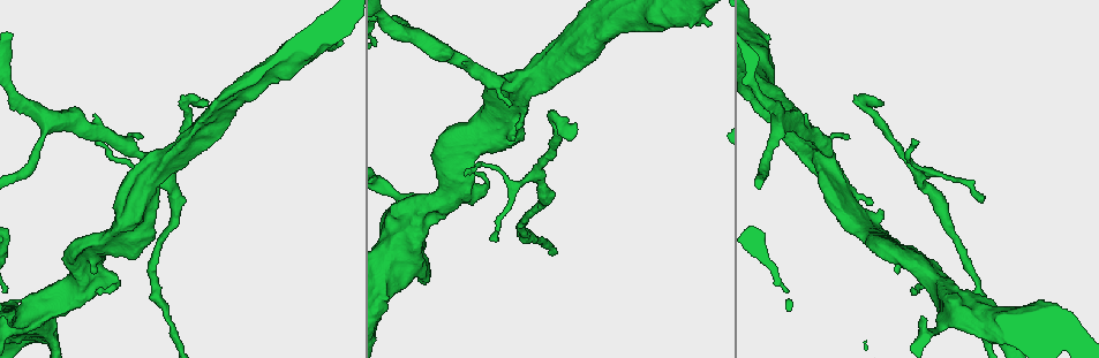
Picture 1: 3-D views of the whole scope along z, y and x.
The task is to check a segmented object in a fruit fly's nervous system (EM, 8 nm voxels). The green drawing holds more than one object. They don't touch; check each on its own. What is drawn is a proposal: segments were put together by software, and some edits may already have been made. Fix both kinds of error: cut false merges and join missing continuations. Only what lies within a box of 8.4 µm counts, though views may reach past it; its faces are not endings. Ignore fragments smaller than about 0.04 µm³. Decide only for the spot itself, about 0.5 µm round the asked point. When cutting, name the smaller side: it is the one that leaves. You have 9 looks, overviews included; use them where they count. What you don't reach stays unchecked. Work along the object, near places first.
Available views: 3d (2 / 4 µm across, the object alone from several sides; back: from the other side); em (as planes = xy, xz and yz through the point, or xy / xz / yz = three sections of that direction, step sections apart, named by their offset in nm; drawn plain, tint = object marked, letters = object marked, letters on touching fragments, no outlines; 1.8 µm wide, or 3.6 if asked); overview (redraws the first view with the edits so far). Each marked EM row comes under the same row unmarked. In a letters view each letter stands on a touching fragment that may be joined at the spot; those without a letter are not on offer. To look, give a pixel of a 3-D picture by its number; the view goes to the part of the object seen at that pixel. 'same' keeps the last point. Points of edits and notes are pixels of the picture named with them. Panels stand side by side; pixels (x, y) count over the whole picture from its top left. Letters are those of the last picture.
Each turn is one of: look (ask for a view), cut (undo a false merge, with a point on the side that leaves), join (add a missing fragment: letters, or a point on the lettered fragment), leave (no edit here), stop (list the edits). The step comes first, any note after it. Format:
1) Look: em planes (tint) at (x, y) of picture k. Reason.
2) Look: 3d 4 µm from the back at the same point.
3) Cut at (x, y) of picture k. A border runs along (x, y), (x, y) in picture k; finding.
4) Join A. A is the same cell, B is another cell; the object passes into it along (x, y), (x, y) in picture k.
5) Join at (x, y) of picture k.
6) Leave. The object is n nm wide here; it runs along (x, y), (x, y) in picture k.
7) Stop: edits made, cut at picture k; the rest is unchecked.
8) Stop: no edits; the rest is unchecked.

Look: em xy step 4 (letters) at (858, 96) of picture 1. Free end.

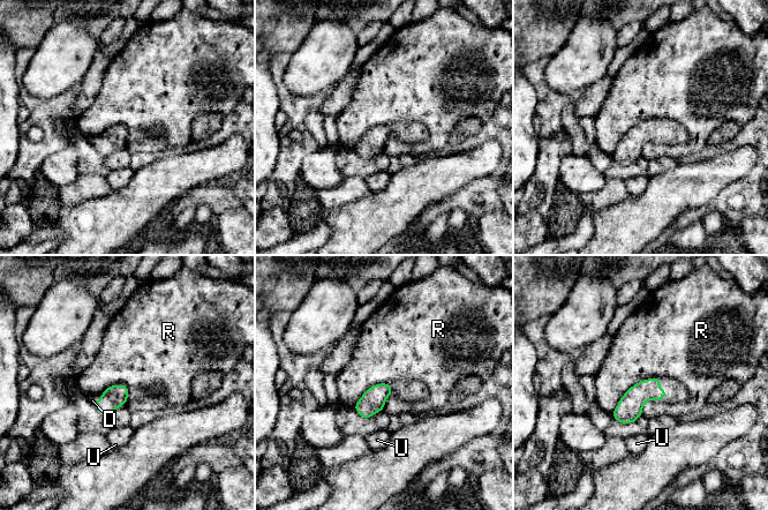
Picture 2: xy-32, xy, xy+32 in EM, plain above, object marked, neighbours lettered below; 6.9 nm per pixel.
Look: em yz step 4 (letters) at the same point.

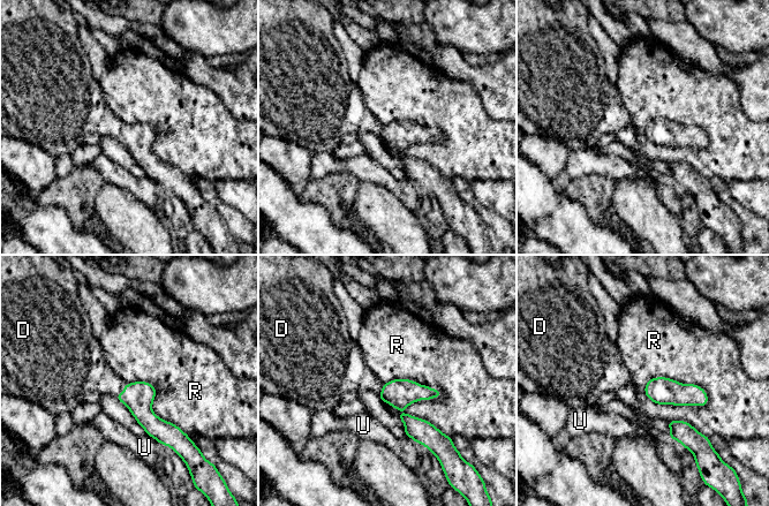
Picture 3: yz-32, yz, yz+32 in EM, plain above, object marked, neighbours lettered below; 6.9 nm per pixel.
Join D. The object is 190 nm wide here; D is the same cell, R and U are other cells; the object passes into it along (137, 397), (123, 391), (92, 374) in picture 3; the cell continues.

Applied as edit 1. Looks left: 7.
Look: em 3.6 µm planes (letters) at (341, 40) of picture 1. Branch stops here.

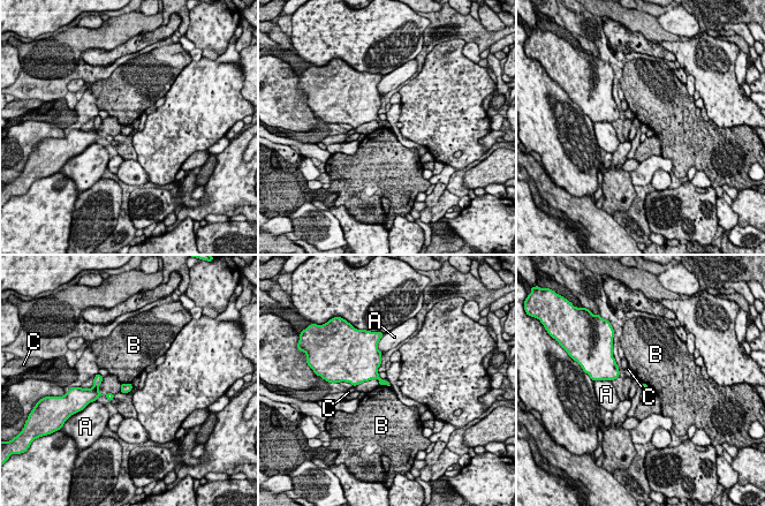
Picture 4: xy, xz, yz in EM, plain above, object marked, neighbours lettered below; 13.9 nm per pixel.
Leave. A, B and C are other cells; no lettered fragment goes on from it.

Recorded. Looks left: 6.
Look: em planes (letters) at (913, 292) of picture 1. An open end.

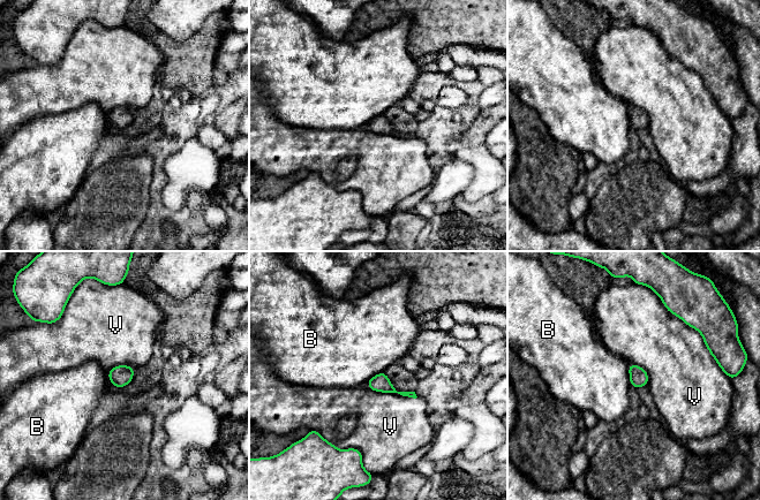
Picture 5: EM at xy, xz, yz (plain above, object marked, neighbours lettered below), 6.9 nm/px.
Leave. B and V are other cells; a border runs along (629, 364), (629, 381), (632, 386) in picture 5; none of them fits.

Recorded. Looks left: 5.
Stop: edits made, join at picture 3; the rest is unchecked.

